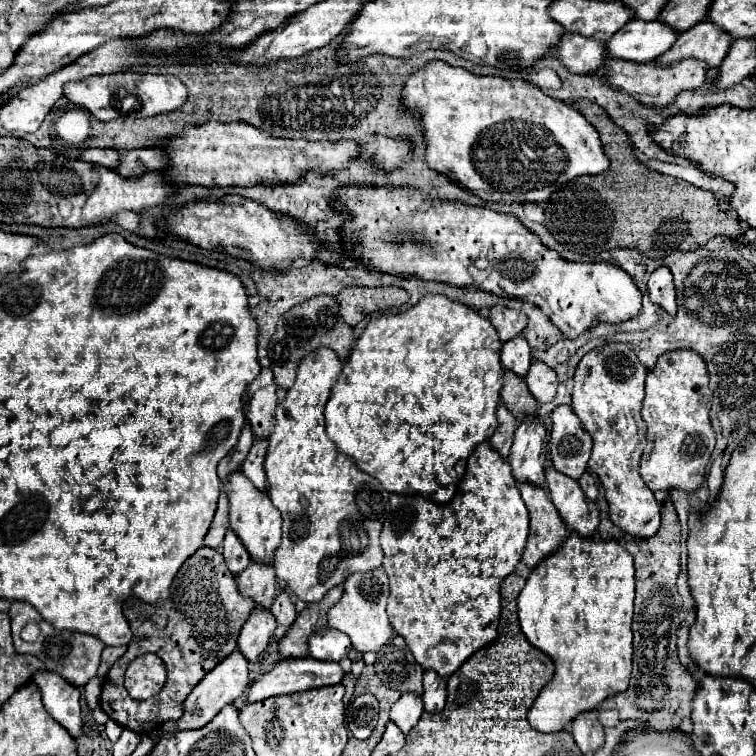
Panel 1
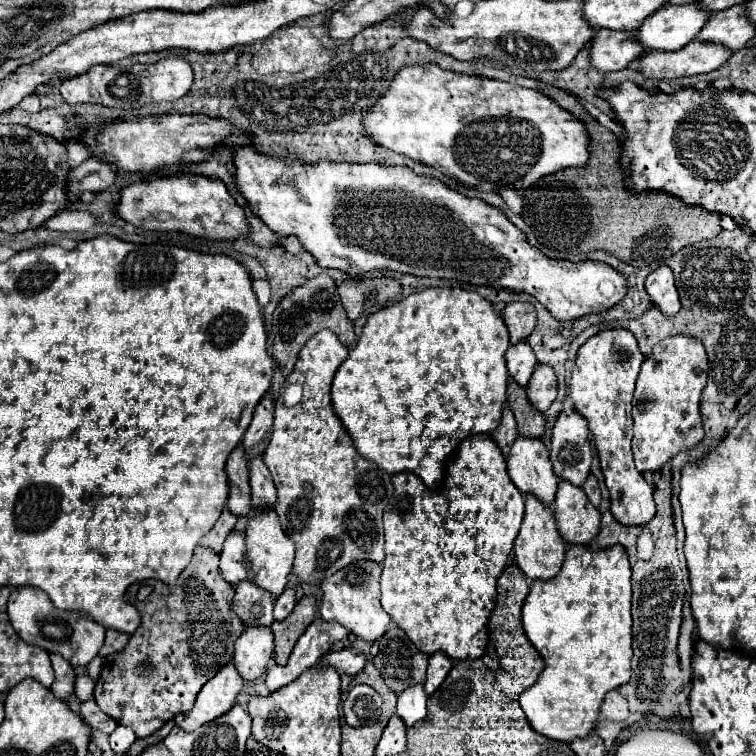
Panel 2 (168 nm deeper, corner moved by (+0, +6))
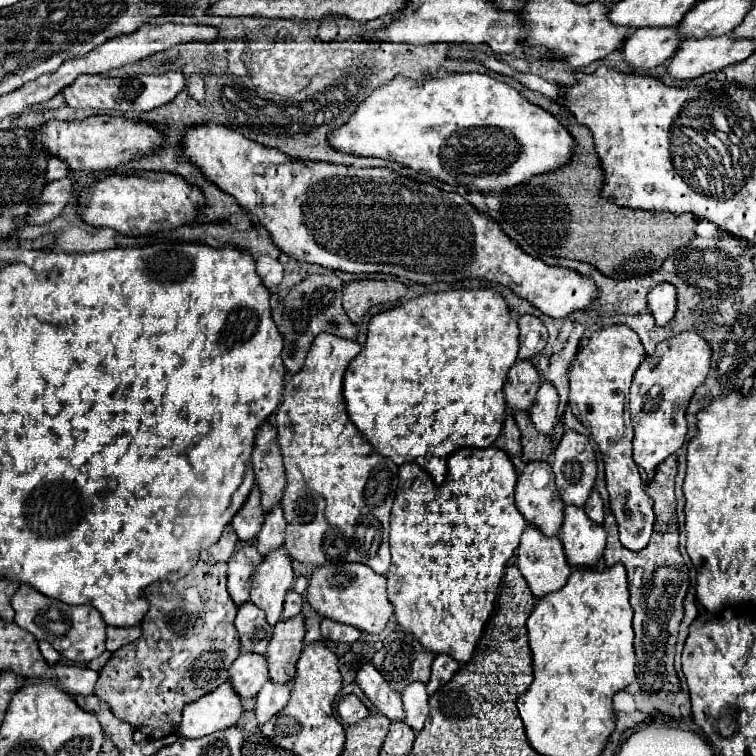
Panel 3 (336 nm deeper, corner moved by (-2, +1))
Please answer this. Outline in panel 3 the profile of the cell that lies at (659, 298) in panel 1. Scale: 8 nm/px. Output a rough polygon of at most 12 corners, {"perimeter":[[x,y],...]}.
{"perimeter":[[660,282],[648,292],[648,308],[658,326],[674,318],[676,288]]}

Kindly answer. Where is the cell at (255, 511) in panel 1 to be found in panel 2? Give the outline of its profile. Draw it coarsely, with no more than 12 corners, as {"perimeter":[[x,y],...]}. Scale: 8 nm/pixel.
{"perimeter":[[274,509],[246,529],[250,581],[276,599],[292,571],[294,543]]}

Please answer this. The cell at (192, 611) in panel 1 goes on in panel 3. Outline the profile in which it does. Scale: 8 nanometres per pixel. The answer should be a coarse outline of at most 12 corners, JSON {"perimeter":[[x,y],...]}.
{"perimeter":[[226,574],[150,584],[94,694],[148,738],[228,680]]}

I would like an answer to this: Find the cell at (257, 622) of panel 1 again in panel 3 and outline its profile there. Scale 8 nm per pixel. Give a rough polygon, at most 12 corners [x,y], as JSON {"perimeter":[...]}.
{"perimeter":[[242,652],[230,668],[240,698],[256,696],[268,678],[264,654]]}

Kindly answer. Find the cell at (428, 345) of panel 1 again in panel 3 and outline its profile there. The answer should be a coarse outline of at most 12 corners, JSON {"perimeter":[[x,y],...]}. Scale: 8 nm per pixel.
{"perimeter":[[494,290],[368,322],[350,420],[436,486],[504,424],[518,324]]}

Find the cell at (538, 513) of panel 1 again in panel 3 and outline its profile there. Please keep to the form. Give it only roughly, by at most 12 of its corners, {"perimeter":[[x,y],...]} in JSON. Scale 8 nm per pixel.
{"perimeter":[[534,524],[520,538],[518,570],[532,594],[560,590],[572,572],[558,536]]}

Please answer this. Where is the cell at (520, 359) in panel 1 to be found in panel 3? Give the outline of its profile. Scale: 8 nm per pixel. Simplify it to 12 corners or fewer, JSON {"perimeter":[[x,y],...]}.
{"perimeter":[[516,360],[504,384],[508,406],[530,410],[540,374]]}

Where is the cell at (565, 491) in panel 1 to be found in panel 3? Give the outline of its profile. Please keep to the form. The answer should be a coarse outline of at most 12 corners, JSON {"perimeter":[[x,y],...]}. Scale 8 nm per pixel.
{"perimeter":[[582,506],[564,508],[560,530],[574,566],[596,566],[606,530]]}

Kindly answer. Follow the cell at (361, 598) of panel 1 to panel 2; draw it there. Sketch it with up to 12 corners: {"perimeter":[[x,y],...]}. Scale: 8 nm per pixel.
{"perimeter":[[356,561],[320,583],[320,617],[376,641],[390,623],[380,571]]}

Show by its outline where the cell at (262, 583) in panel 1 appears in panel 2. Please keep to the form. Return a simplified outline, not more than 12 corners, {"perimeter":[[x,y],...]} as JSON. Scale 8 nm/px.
{"perimeter":[[250,581],[236,587],[232,609],[248,627],[270,627],[274,601]]}

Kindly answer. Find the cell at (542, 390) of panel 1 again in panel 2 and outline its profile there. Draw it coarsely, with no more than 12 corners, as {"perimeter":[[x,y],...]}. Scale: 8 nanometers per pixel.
{"perimeter":[[538,365],[526,389],[532,407],[544,413],[558,383],[550,365]]}

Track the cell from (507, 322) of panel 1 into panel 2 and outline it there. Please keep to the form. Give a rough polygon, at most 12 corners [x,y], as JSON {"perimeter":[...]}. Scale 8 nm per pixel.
{"perimeter":[[508,303],[502,317],[510,341],[524,341],[536,327],[532,303]]}

